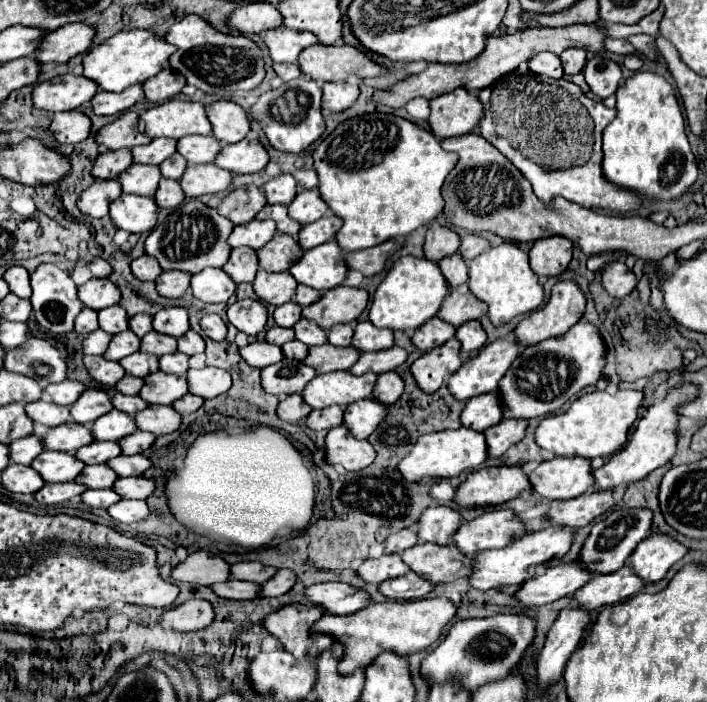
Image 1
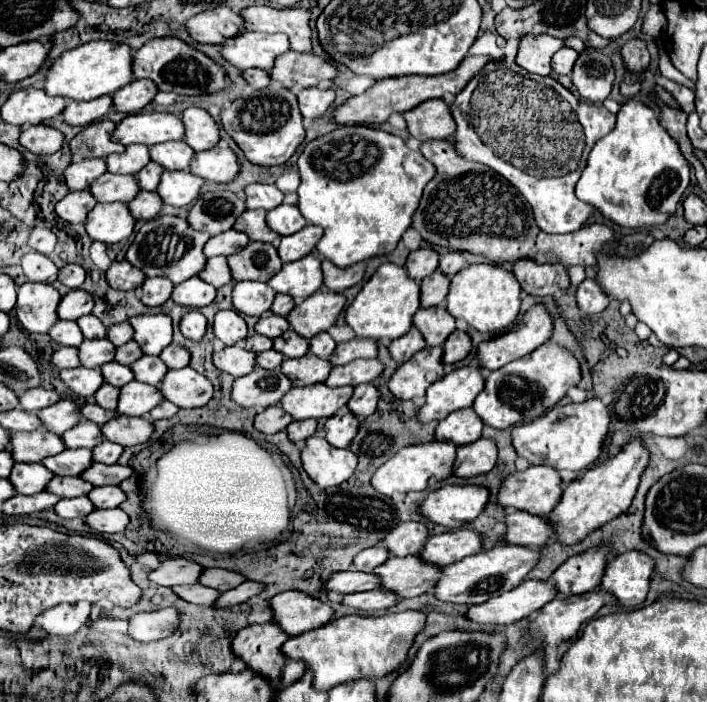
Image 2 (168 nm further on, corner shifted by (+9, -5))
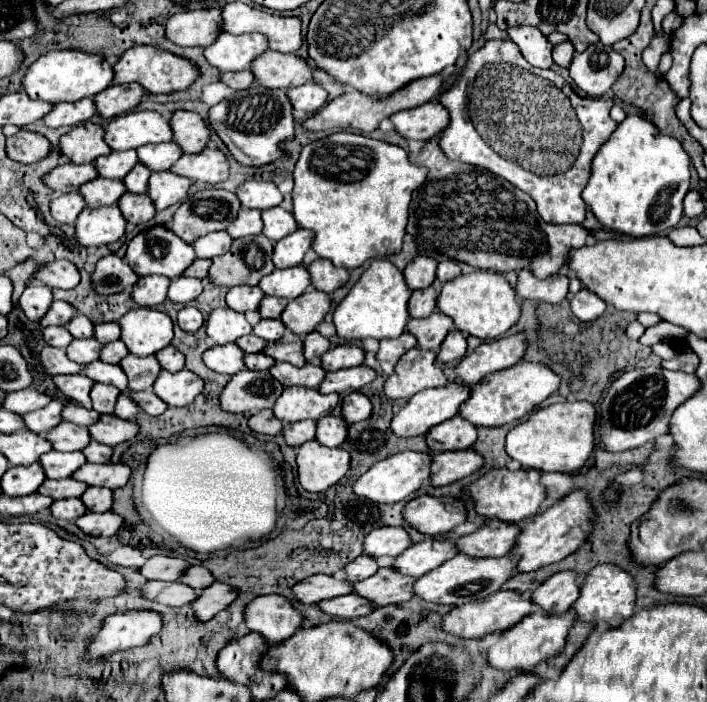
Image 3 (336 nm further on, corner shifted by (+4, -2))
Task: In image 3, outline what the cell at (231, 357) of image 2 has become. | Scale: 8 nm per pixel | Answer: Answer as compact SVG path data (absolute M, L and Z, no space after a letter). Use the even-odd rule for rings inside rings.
M236 344L212 346L202 354L204 364L220 374L236 374L244 368L244 352Z

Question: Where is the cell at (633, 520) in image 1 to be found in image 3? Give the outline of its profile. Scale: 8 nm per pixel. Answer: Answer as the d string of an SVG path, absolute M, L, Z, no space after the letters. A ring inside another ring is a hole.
M558 572L550 576L540 588L530 594L532 604L540 606L548 614L564 614L578 598L580 584L574 572Z

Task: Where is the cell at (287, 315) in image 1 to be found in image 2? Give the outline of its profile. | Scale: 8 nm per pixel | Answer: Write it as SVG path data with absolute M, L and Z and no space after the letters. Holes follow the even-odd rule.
M269 313L267 317L259 319L259 323L255 325L255 331L257 331L257 333L261 333L261 335L265 335L265 337L271 337L271 339L283 335L287 329L289 329L287 319L285 319L285 317L279 317L279 315L275 315L275 313Z

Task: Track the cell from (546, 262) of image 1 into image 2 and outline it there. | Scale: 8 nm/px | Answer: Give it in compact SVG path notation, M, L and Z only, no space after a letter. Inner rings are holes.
M517 259L513 273L529 295L559 295L569 287L569 273L561 263L539 265L533 259Z

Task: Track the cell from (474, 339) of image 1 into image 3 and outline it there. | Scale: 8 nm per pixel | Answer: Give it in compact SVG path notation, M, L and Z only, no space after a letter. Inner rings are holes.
M450 330L448 336L444 338L442 346L440 346L440 352L436 356L436 360L440 364L454 364L458 360L462 360L466 356L466 338L462 332L456 332L456 330Z

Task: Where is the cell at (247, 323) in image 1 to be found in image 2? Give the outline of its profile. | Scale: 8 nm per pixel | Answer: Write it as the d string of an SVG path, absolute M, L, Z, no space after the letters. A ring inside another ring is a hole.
M235 309L217 311L213 331L225 345L235 345L239 339L247 337L247 323Z

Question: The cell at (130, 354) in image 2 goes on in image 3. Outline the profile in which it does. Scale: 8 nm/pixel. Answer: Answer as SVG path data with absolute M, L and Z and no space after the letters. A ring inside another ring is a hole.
M116 340L116 342L104 344L104 348L100 352L100 360L102 362L108 362L108 364L118 364L126 354L128 354L126 346L120 344L120 340Z

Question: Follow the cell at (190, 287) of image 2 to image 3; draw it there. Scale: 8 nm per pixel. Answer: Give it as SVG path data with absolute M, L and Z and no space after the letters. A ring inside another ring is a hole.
M180 276L180 278L172 280L170 290L168 290L168 298L178 304L190 304L194 298L198 298L198 294L202 292L202 286L204 286L202 280Z

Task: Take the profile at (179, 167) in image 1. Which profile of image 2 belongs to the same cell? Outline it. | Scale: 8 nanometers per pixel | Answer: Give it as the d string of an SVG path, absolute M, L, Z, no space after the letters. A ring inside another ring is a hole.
M149 163L139 171L139 187L145 191L155 191L159 185L159 175L163 173L163 167L159 163Z

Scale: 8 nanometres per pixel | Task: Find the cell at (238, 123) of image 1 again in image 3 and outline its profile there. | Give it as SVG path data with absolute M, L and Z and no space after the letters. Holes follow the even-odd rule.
M178 110L172 114L170 128L174 132L174 142L180 144L184 154L202 152L210 136L208 124L196 112L186 110Z

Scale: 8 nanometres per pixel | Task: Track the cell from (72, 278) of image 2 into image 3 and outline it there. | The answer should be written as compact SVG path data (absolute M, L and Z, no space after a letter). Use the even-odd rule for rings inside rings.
M52 260L52 262L42 264L34 272L34 278L40 280L42 284L46 284L48 288L70 290L70 288L74 288L80 282L80 272L68 260Z

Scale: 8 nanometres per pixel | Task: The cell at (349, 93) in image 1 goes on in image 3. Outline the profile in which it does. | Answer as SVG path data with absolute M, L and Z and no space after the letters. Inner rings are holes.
M314 82L300 86L298 90L286 90L288 98L292 100L292 108L294 110L302 110L302 112L316 112L326 104L326 90Z

